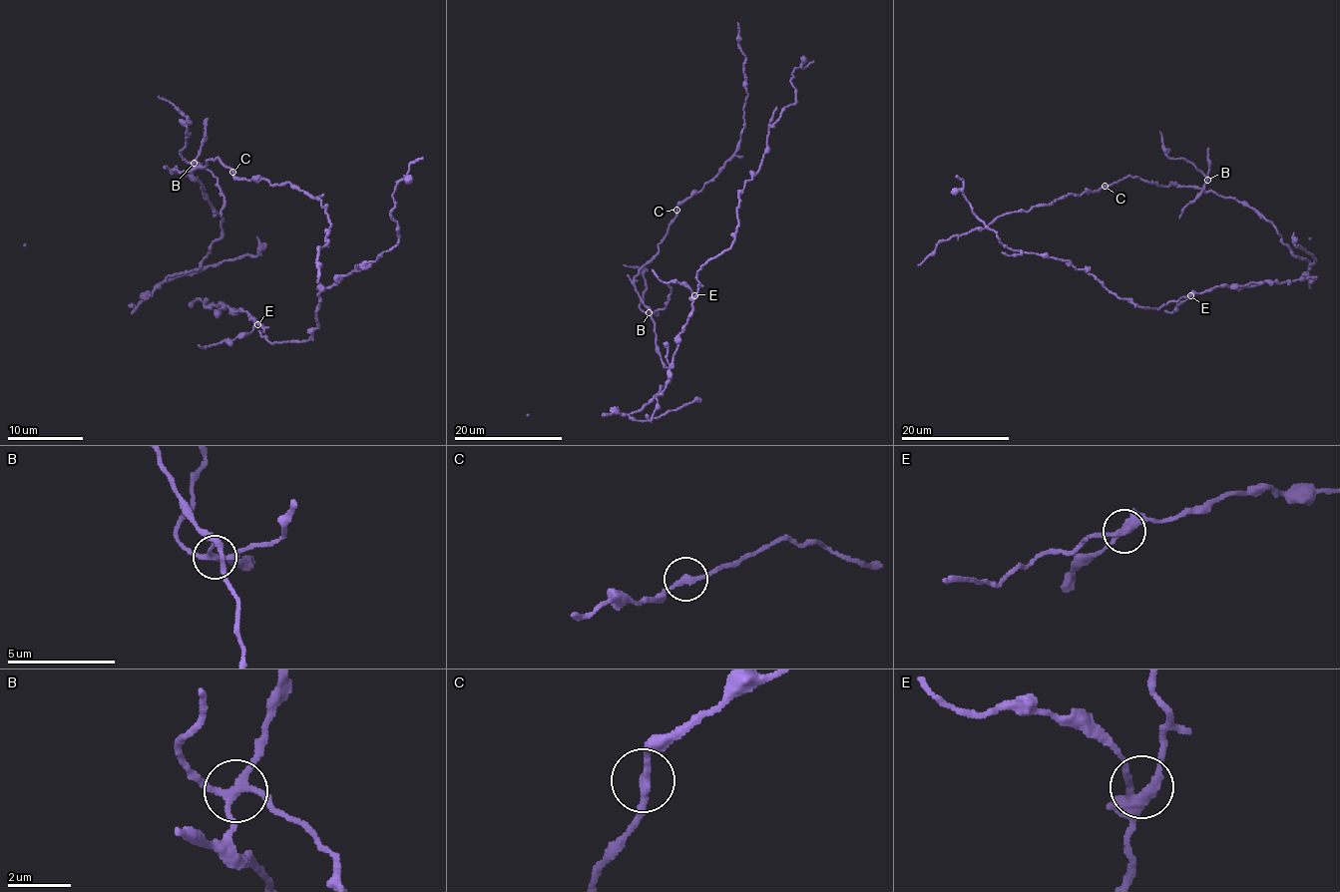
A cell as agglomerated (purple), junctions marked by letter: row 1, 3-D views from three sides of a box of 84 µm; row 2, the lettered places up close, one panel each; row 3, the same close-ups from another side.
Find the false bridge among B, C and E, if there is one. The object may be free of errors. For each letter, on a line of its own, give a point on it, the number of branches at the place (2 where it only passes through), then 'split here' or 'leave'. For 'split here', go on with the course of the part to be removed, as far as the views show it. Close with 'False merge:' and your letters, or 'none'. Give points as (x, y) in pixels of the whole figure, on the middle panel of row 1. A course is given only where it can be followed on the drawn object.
B: (649, 312) | 4 | split here | (649, 312), (639, 307), (646, 288), (643, 269), (623, 265)
C: (676, 210) | 2 | leave
E: (694, 295) | 4 | leave
False merge: B

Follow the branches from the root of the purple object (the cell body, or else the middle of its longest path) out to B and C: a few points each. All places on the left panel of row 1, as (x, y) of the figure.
B: (167, 279), (195, 269), (222, 235), (223, 219), (203, 195), (203, 185), (191, 176), (193, 162)
C: (167, 279), (199, 265), (222, 235), (223, 221), (197, 179), (172, 170), (191, 172), (218, 159), (232, 172)

